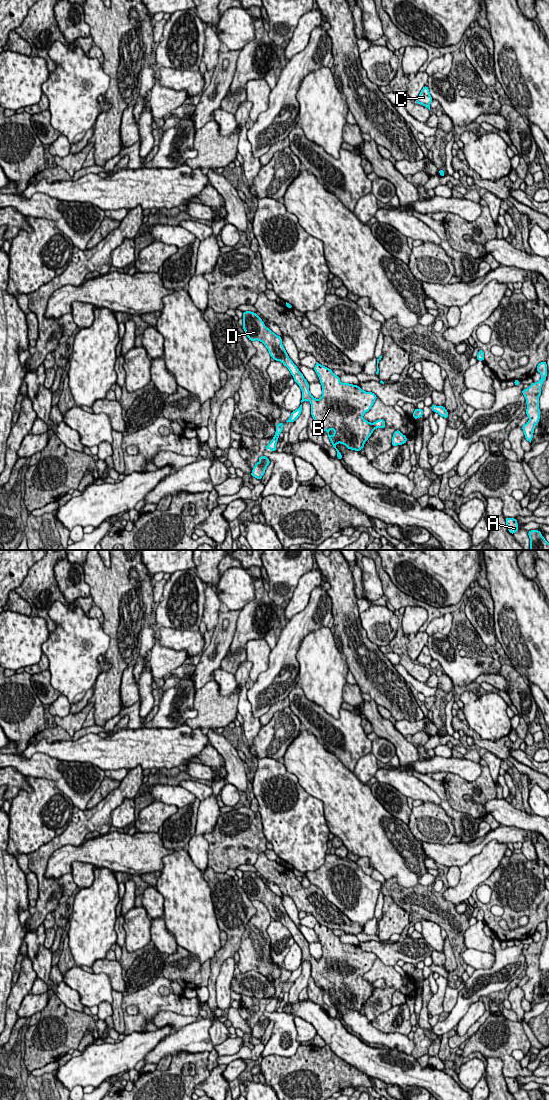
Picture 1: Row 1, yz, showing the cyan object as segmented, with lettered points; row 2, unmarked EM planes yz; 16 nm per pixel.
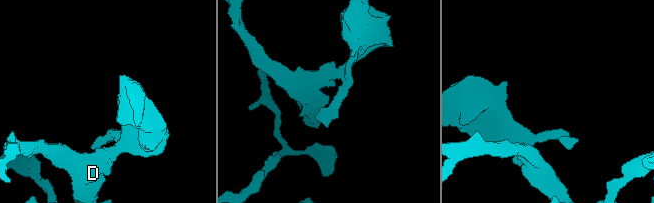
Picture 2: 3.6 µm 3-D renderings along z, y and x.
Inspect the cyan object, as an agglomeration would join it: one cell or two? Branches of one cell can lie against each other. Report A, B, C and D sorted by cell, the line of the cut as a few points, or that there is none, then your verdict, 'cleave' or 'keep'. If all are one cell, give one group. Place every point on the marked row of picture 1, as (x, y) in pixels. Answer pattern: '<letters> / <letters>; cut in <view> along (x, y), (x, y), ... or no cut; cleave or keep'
A B C D; no cut; keep

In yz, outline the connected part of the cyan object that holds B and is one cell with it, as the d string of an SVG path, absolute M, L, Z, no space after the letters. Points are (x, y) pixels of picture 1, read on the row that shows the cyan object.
M251 311L243 312L243 329L250 341L258 340L262 342L268 349L271 358L275 361L280 361L288 368L294 381L299 385L302 391L301 403L308 400L311 404L311 416L313 417L316 426L320 430L325 430L332 443L332 446L337 451L337 458L343 459L341 453L336 448L338 443L345 445L348 449L360 452L364 447L365 442L371 436L376 428L385 428L384 419L378 419L374 423L370 423L363 419L363 415L368 412L373 403L377 399L375 393L363 391L359 386L342 383L339 376L336 376L331 369L320 365L318 362L314 367L318 374L320 383L322 385L322 396L320 399L315 399L309 391L309 383L299 371L297 366L289 358L285 348L282 344L280 336L276 335L269 328L267 328L262 319Z

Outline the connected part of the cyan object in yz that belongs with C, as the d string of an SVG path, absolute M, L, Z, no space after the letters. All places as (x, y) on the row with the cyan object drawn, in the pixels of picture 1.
M426 85L423 87L423 89L421 90L421 93L417 97L416 103L423 105L430 110L430 103L432 102L432 100L433 99Z

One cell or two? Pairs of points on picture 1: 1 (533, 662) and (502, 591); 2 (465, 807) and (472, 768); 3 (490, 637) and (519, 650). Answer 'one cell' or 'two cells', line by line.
1: one cell
2: two cells
3: one cell

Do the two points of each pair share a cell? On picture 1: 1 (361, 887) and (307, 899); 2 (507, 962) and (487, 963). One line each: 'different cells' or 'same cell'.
1: different cells
2: different cells

